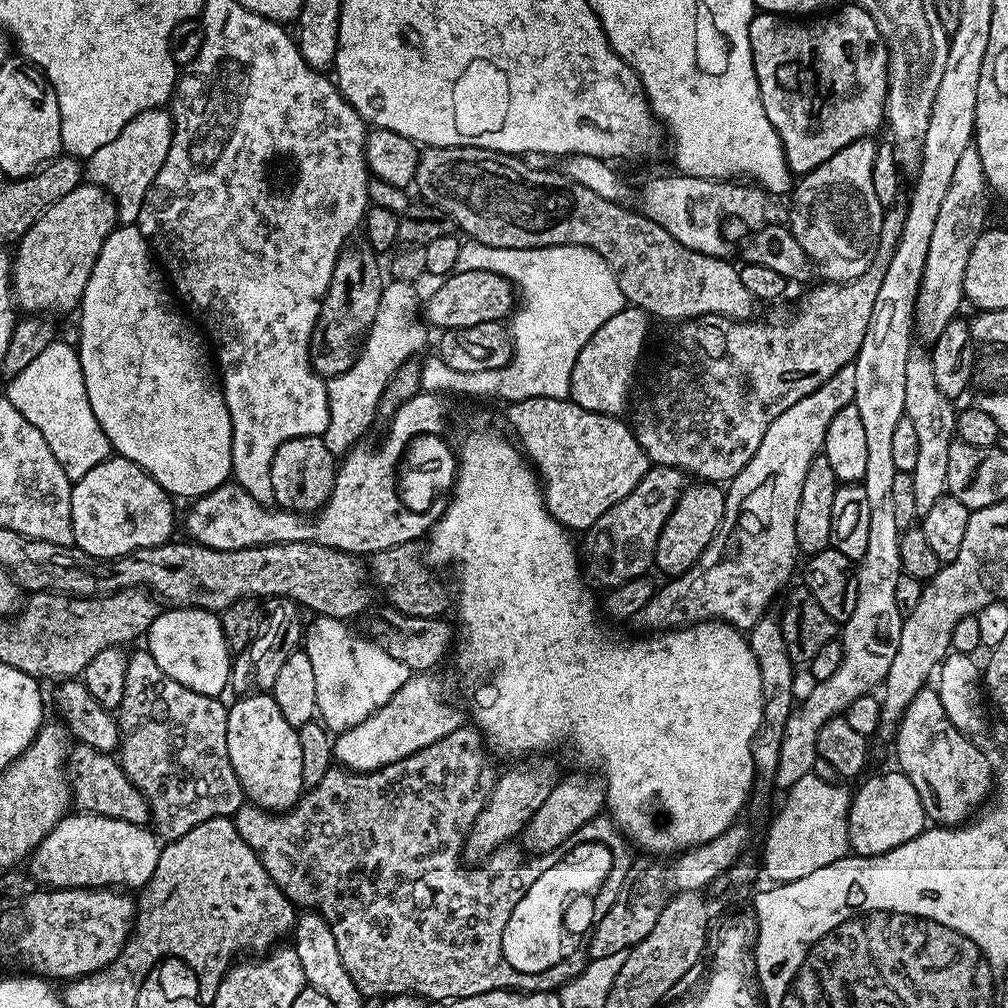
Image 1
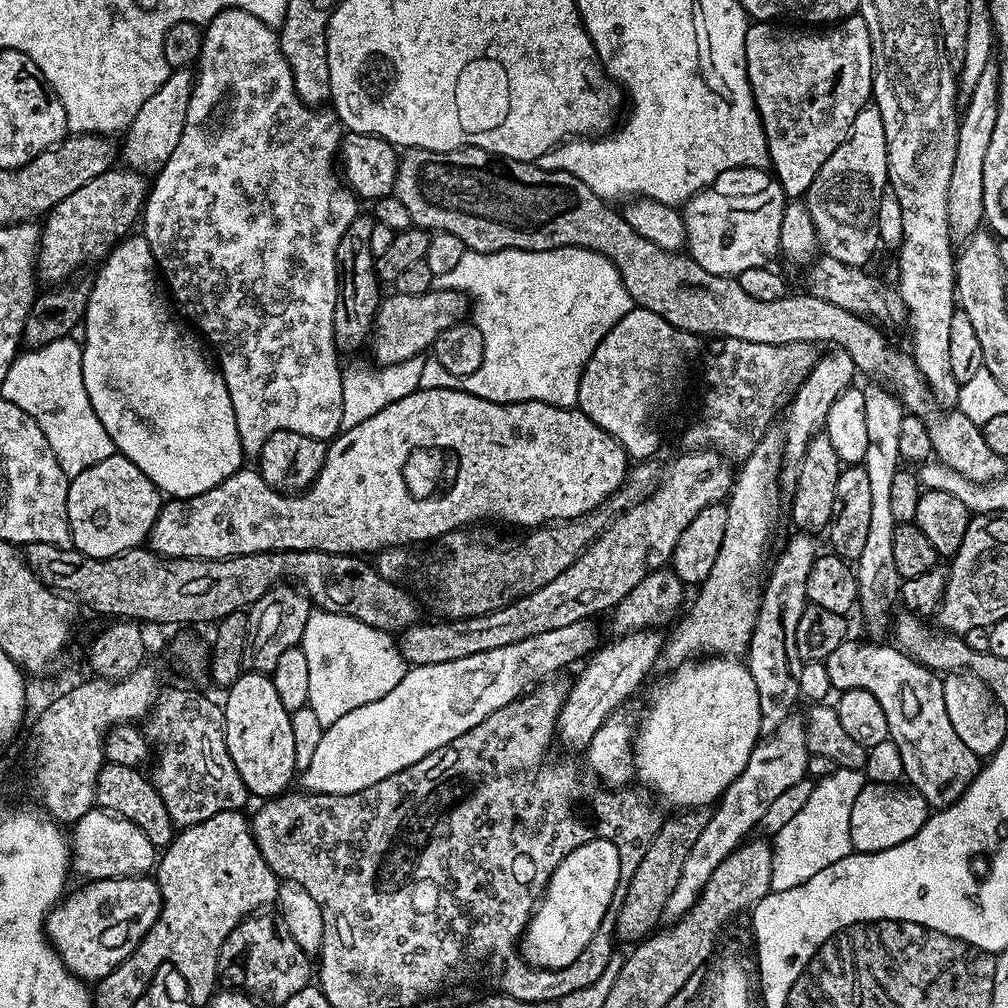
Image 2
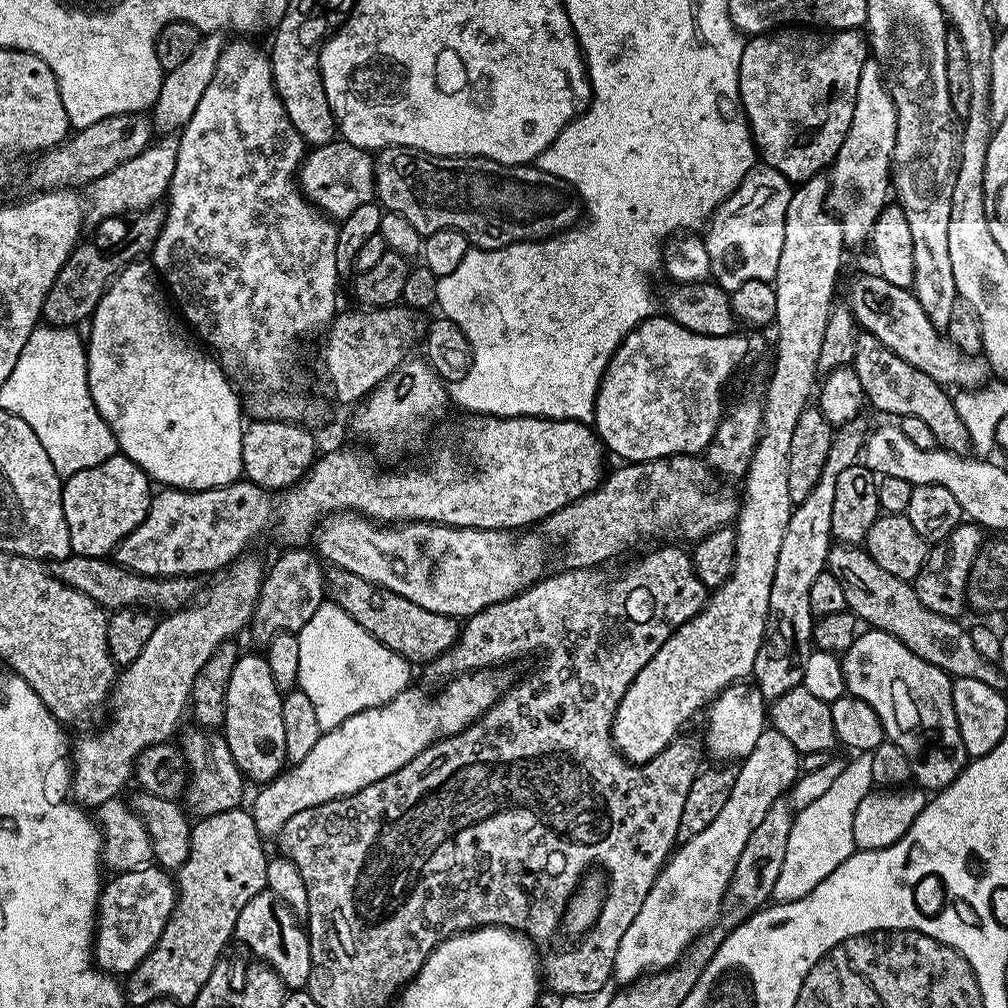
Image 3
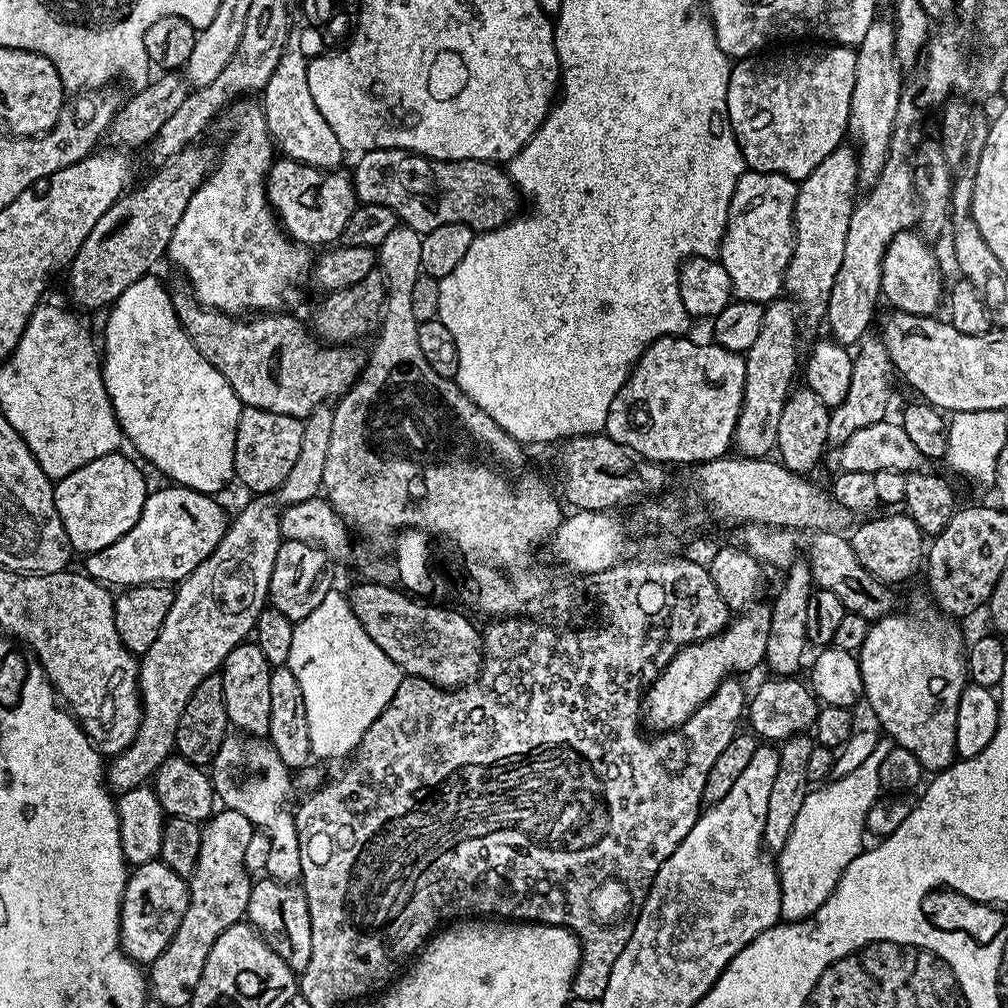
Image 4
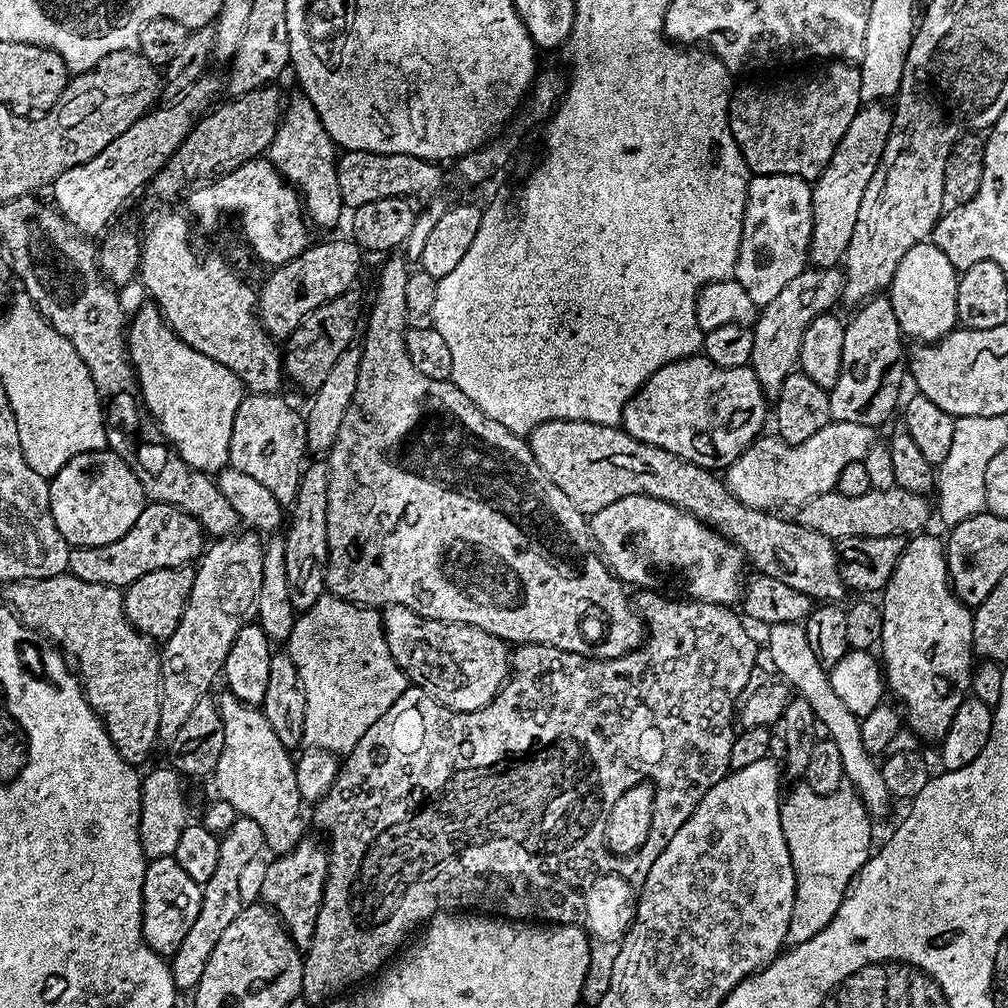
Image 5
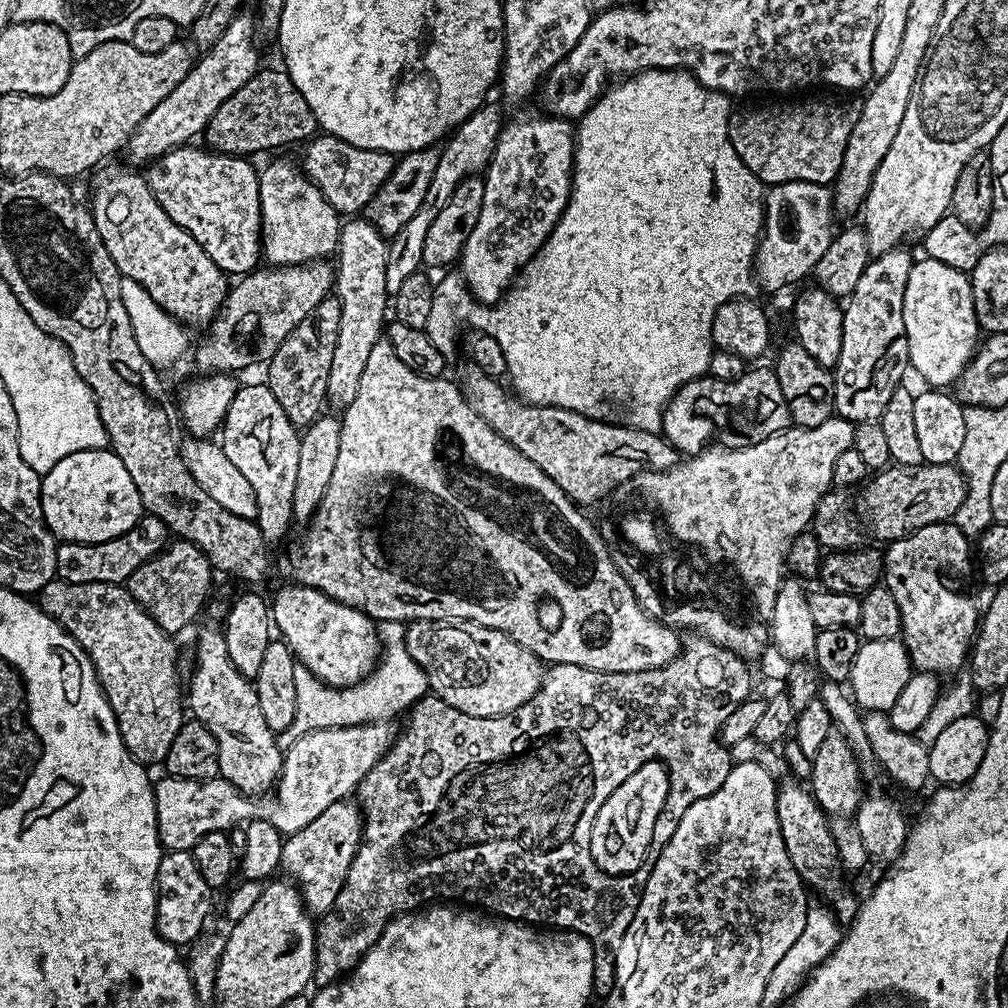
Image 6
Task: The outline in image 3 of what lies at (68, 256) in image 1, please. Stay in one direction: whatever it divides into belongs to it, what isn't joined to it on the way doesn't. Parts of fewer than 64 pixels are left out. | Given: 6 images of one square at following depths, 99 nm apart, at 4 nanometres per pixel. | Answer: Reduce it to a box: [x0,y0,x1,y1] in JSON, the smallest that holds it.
[86,134,179,225]

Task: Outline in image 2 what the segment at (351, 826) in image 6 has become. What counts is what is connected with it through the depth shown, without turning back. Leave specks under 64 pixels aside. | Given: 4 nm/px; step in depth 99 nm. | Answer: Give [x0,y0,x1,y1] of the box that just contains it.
[220,914,314,1006]

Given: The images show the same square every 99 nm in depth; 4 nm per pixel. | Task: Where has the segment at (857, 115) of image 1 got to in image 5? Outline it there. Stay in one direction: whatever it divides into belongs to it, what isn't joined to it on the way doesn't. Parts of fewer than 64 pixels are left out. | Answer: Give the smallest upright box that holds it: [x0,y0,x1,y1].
[728,62,862,182]

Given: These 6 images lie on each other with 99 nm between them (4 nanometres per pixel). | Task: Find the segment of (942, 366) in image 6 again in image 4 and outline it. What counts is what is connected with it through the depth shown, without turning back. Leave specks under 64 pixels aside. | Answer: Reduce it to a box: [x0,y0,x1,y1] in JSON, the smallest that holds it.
[881,229,944,316]

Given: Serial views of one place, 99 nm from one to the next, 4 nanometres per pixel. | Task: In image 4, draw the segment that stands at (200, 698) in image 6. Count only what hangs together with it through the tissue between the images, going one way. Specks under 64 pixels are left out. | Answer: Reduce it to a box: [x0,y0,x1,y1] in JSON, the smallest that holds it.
[210,734,302,884]

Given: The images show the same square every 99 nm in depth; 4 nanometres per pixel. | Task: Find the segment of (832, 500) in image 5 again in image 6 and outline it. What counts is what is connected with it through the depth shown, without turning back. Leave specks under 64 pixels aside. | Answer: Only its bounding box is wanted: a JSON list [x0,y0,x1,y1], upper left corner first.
[863,463,967,542]

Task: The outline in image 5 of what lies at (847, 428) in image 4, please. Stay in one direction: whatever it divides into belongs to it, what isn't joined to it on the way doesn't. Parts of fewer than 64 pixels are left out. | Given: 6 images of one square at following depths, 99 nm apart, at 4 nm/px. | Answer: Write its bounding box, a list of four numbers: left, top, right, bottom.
[828,294,906,426]

